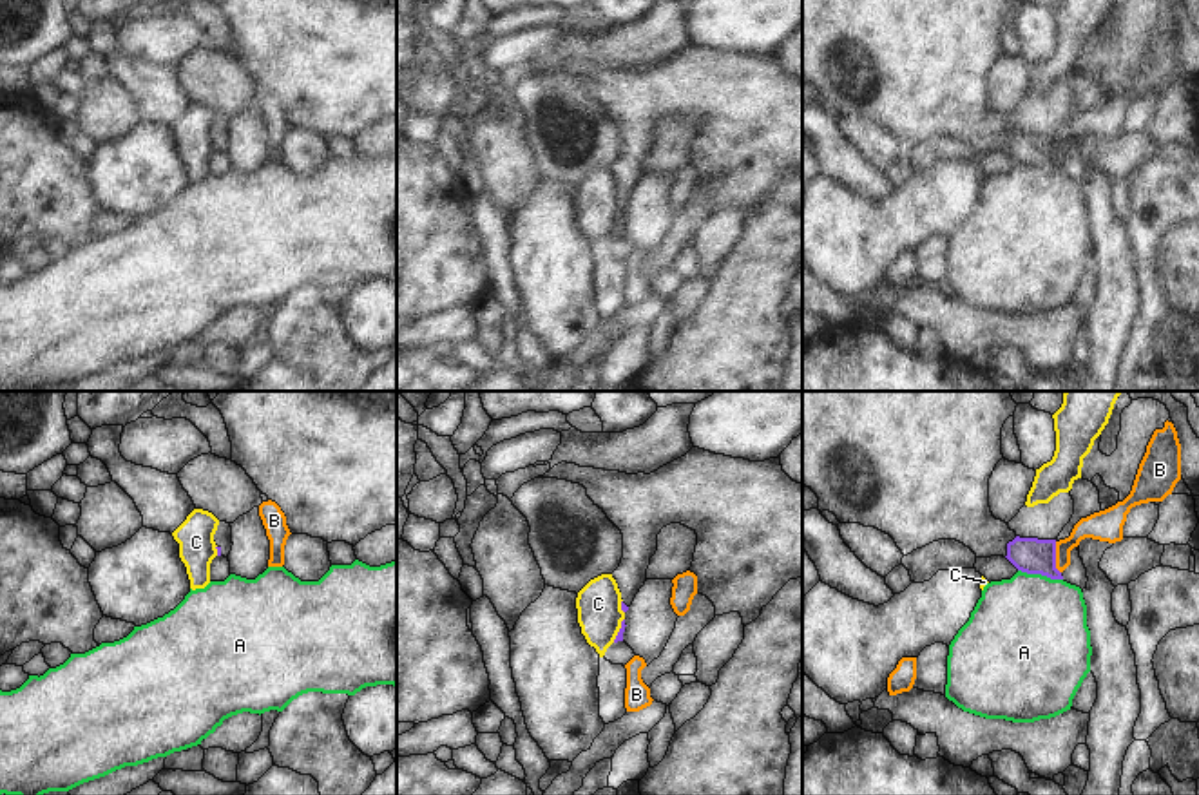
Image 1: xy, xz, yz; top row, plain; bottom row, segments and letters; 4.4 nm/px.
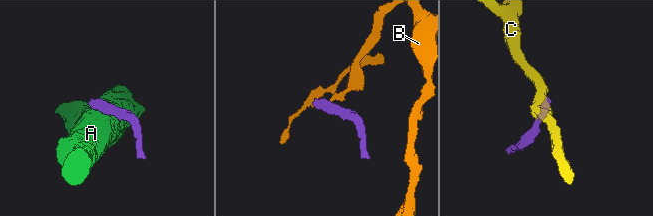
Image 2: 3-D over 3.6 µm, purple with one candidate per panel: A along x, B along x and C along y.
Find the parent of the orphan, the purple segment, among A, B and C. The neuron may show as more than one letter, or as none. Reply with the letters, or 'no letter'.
no letter

